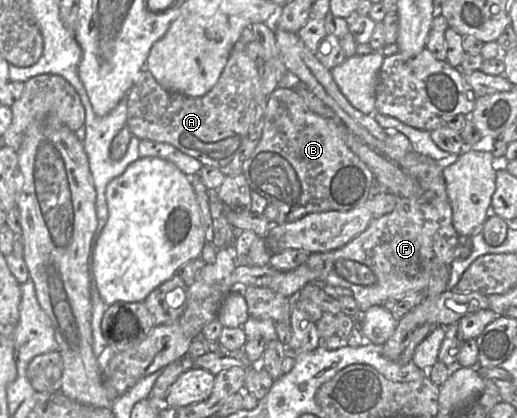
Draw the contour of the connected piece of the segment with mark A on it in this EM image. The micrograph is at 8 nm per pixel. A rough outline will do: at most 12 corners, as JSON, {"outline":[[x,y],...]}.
{"outline":[[241,40],[204,96],[167,91],[147,68],[126,125],[241,174],[268,98]]}

